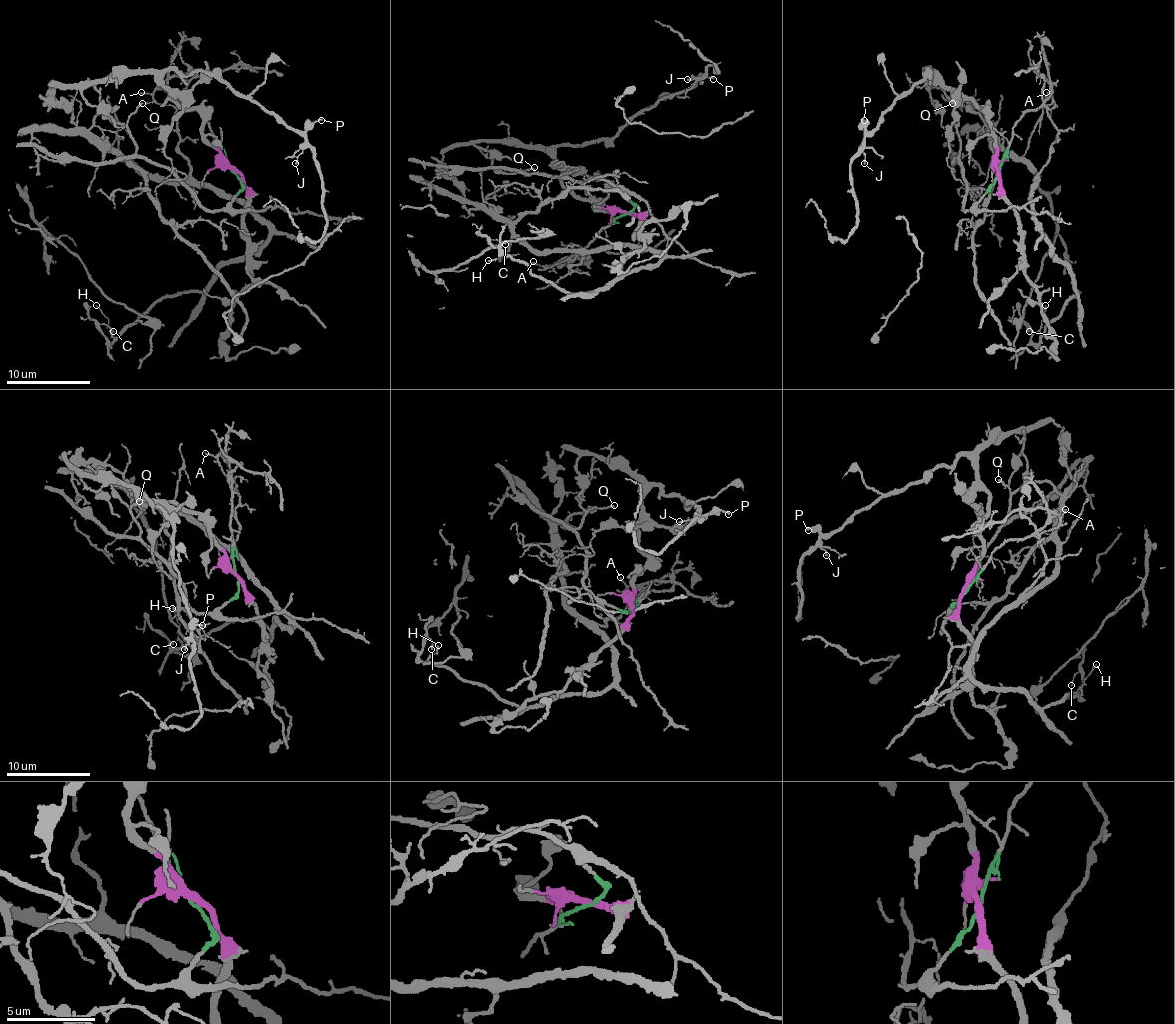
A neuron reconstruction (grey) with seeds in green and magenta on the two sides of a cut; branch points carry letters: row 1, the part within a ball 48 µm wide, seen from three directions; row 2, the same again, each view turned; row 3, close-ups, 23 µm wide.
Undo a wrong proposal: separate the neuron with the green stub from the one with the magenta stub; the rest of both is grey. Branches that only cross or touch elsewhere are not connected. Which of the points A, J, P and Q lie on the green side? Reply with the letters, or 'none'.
A, Q

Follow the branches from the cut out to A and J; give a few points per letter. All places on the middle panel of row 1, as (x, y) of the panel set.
A: (626, 213), (601, 230), (590, 242), (549, 267), (532, 261)
J: (626, 213), (605, 213), (563, 184), (559, 146), (609, 140), (697, 79), (686, 79)

